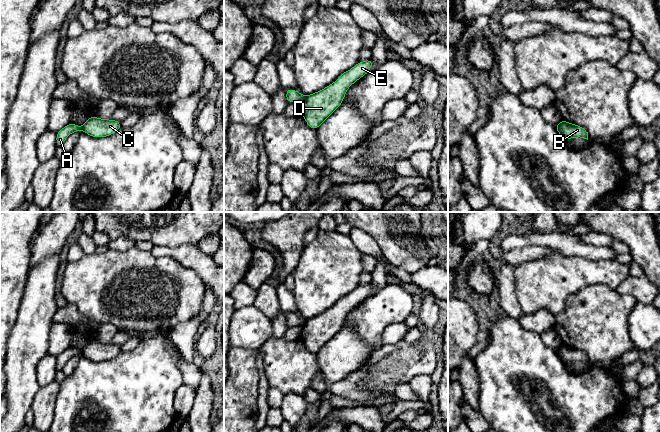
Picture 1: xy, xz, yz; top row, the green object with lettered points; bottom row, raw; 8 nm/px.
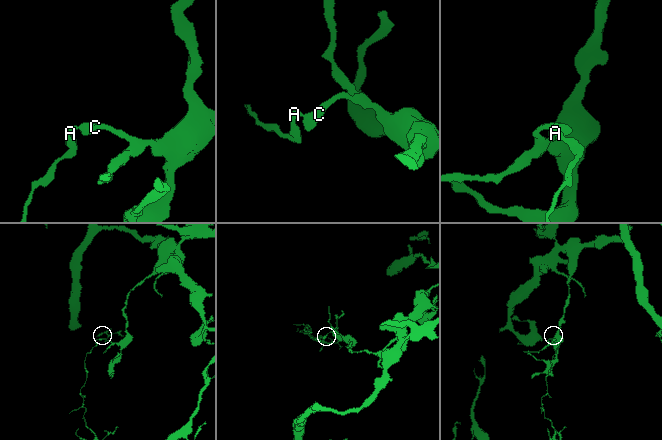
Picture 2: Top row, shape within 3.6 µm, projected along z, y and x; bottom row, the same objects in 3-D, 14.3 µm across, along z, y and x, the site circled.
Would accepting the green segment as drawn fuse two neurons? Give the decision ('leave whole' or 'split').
split

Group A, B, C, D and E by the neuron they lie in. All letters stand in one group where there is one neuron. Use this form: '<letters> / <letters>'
A / B C D E

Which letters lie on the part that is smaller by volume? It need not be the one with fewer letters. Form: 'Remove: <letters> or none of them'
Remove: A

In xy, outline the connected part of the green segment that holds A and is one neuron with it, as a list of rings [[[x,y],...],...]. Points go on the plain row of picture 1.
[[[69,347],[66,349],[64,352],[59,354],[56,360],[56,369],[57,370],[62,370],[66,362],[73,356],[78,356],[81,354],[81,351],[74,348],[74,347]]]

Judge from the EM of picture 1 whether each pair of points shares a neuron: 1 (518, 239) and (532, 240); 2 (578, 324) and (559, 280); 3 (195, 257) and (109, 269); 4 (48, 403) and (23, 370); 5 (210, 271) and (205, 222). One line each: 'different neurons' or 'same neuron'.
1: same neuron
2: different neurons
3: different neurons
4: different neurons
5: different neurons

